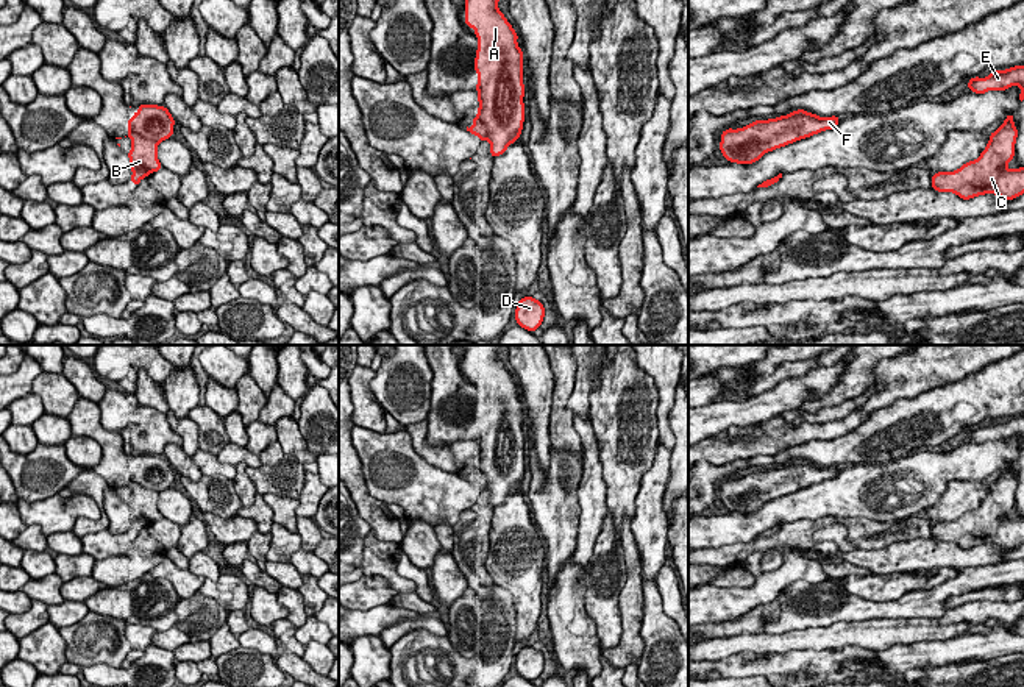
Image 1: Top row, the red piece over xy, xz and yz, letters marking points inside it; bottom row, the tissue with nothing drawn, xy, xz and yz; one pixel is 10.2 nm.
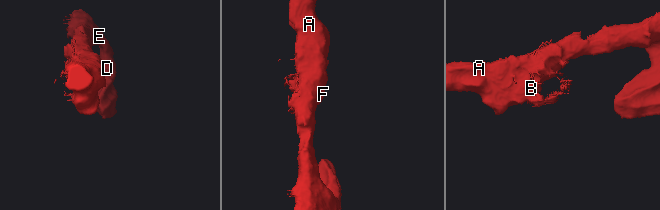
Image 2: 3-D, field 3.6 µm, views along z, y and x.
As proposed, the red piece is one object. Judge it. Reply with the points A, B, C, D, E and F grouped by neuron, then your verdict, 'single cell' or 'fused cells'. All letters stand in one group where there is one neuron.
groups A B C D E F; single cell

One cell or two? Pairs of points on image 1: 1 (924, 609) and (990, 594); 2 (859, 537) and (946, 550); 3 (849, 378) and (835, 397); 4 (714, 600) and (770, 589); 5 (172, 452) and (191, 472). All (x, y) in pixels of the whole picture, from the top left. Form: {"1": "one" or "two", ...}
{"1": "two", "2": "two", "3": "one", "4": "one", "5": "one"}

